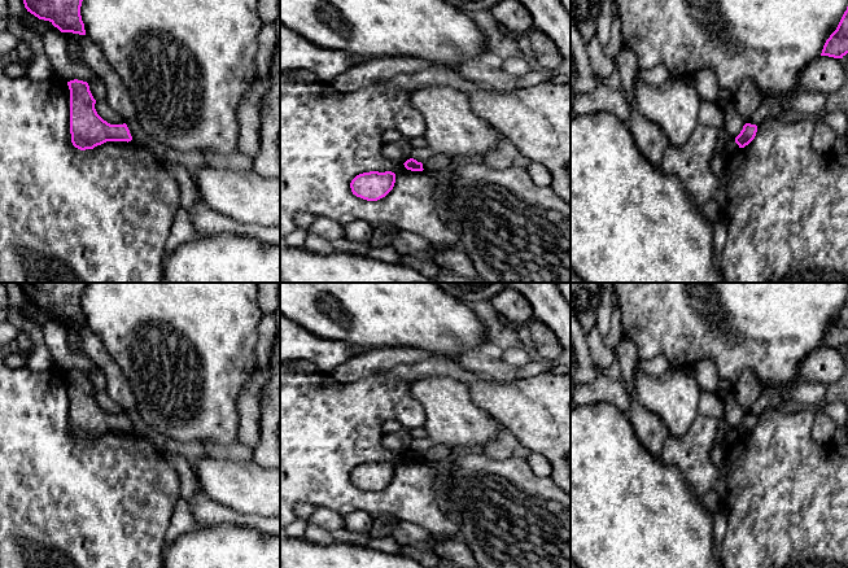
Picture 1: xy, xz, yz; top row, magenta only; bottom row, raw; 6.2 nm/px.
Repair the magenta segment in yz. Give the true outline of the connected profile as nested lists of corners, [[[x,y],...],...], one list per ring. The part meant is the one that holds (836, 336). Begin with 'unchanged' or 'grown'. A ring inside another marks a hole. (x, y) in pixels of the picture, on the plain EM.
unchanged | [[[848,297],[836,320],[826,331],[821,346],[843,349],[848,344]]]

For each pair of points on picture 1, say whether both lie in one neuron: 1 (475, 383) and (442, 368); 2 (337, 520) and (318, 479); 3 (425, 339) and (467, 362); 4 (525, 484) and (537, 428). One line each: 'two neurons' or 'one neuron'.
1: one neuron
2: two neurons
3: two neurons
4: two neurons

